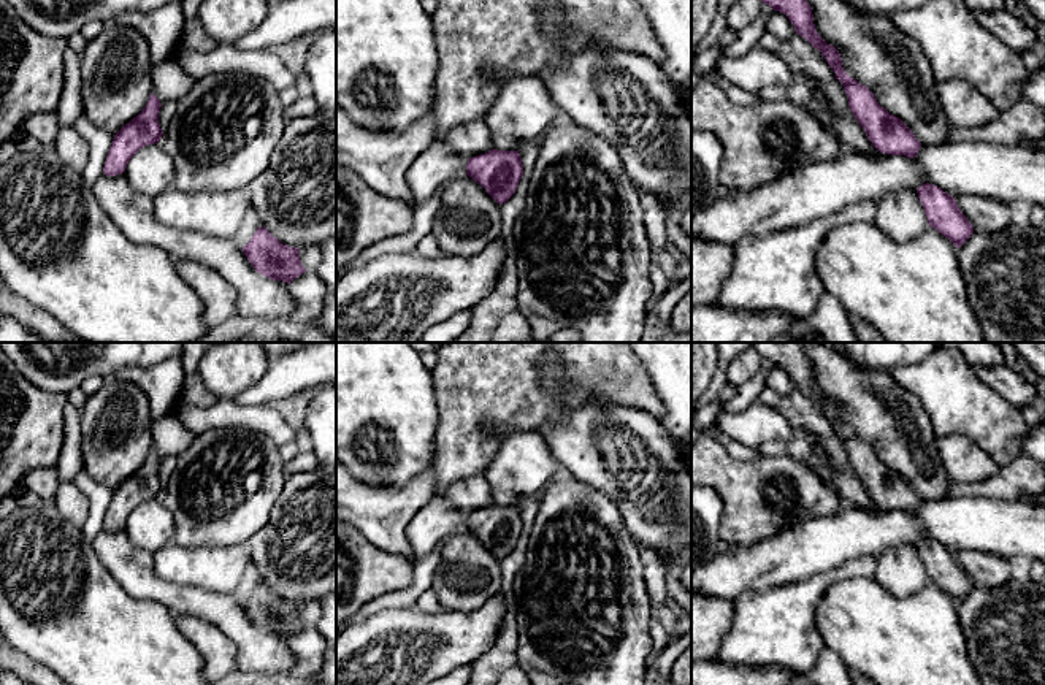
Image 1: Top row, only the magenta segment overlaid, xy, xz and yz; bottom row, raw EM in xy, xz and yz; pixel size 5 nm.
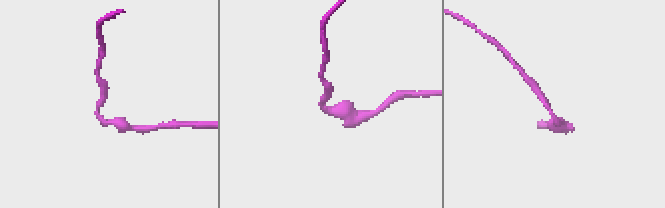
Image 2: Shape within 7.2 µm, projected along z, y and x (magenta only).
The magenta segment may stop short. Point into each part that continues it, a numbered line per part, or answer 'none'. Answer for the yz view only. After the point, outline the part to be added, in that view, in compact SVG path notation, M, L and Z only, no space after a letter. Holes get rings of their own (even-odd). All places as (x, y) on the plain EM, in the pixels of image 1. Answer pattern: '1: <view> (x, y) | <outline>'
1: yz (890, 419) | M802 342L802 346L818 390L839 406L845 428L866 441L878 460L899 473L923 501L953 496L951 479L937 450L939 436L918 398L898 385L886 371L856 368L823 342Z

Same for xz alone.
1: xz (468, 574) | M466 528L444 539L431 590L444 610L474 610L501 590L500 560Z

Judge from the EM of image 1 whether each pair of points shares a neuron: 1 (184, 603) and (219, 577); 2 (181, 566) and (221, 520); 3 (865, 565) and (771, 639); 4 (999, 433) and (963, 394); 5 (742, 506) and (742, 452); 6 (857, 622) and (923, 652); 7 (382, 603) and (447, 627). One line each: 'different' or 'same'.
1: different
2: different
3: same
4: same
5: different
6: same
7: different

